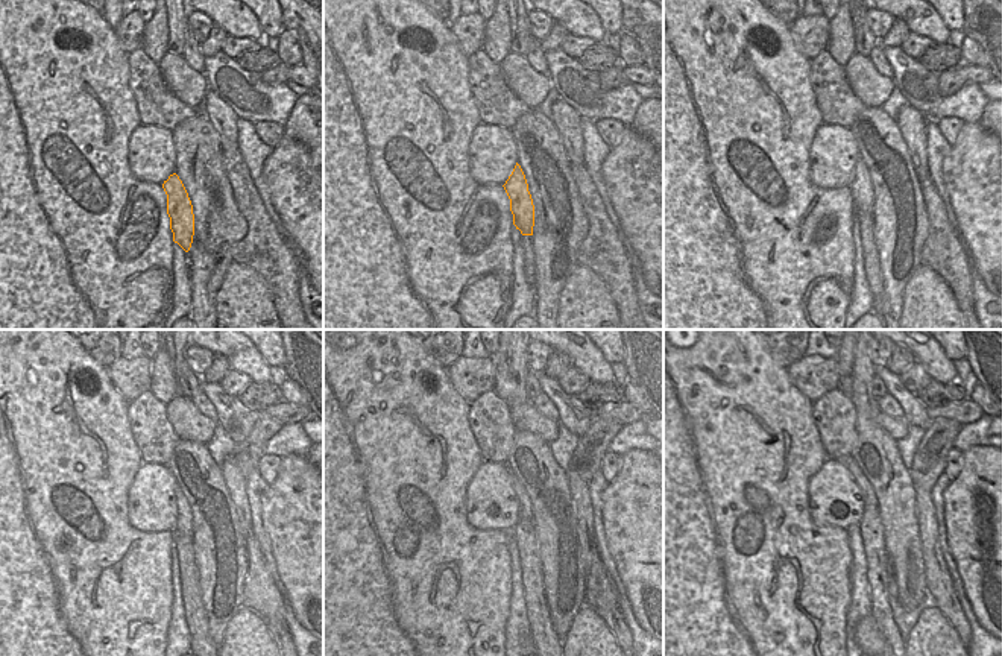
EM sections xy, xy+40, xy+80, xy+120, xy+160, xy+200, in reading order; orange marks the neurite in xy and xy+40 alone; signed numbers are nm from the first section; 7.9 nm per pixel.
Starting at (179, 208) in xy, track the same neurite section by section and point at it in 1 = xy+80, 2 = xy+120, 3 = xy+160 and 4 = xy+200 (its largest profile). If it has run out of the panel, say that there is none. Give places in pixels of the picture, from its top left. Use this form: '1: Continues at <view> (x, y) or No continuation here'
1: Continues at xy+80 (861, 189)
2: Continues at xy+120 (184, 520)
3: Continues at xy+160 (524, 501)
4: Continues at xy+200 (847, 462)

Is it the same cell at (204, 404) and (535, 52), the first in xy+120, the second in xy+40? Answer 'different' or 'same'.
same

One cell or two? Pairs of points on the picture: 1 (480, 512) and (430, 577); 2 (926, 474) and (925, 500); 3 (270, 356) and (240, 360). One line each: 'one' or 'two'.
1: two
2: two
3: two

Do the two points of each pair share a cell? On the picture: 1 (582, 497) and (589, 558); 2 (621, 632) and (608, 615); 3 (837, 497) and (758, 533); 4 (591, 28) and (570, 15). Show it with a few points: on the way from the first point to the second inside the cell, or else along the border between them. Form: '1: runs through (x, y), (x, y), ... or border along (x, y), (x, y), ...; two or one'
1: runs through (583, 512), (586, 542); one
2: runs through (618, 627), (612, 620); one
3: border along (814, 474), (808, 485), (809, 517), (840, 529); two
4: runs through (586, 23), (574, 15); one

